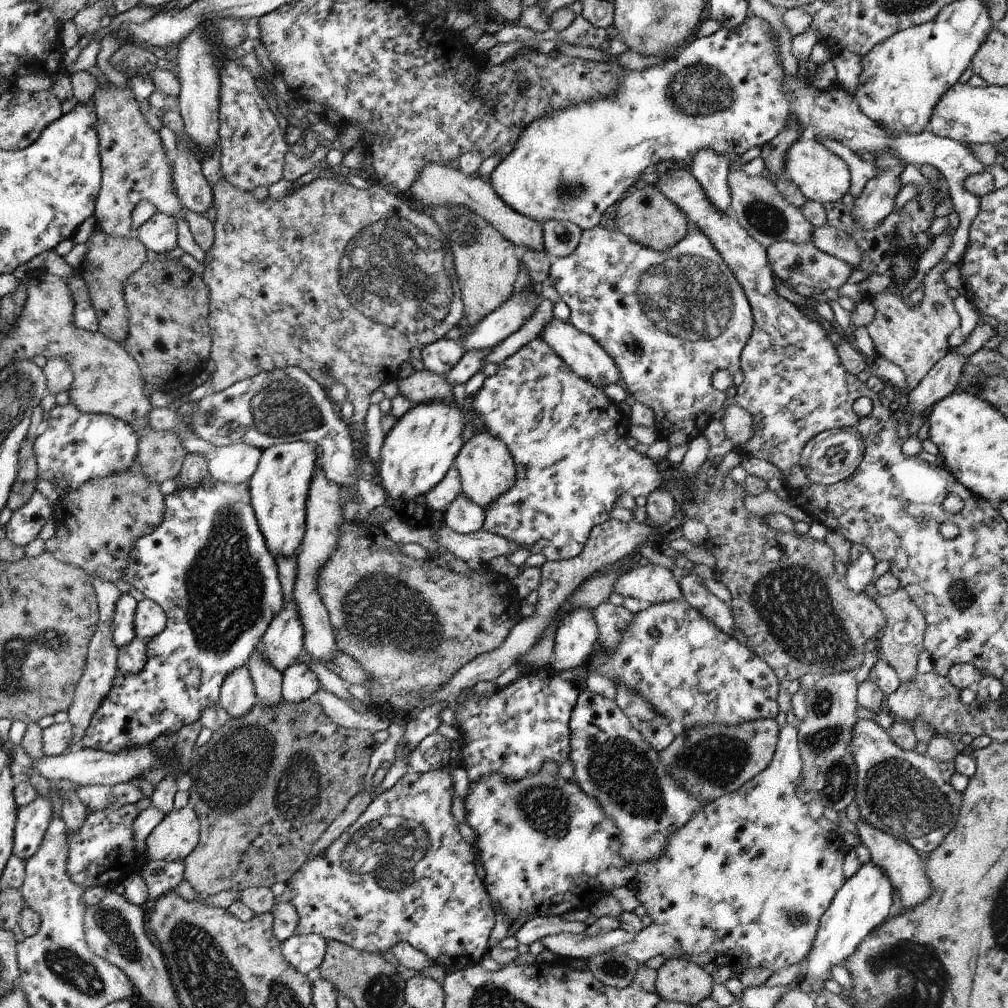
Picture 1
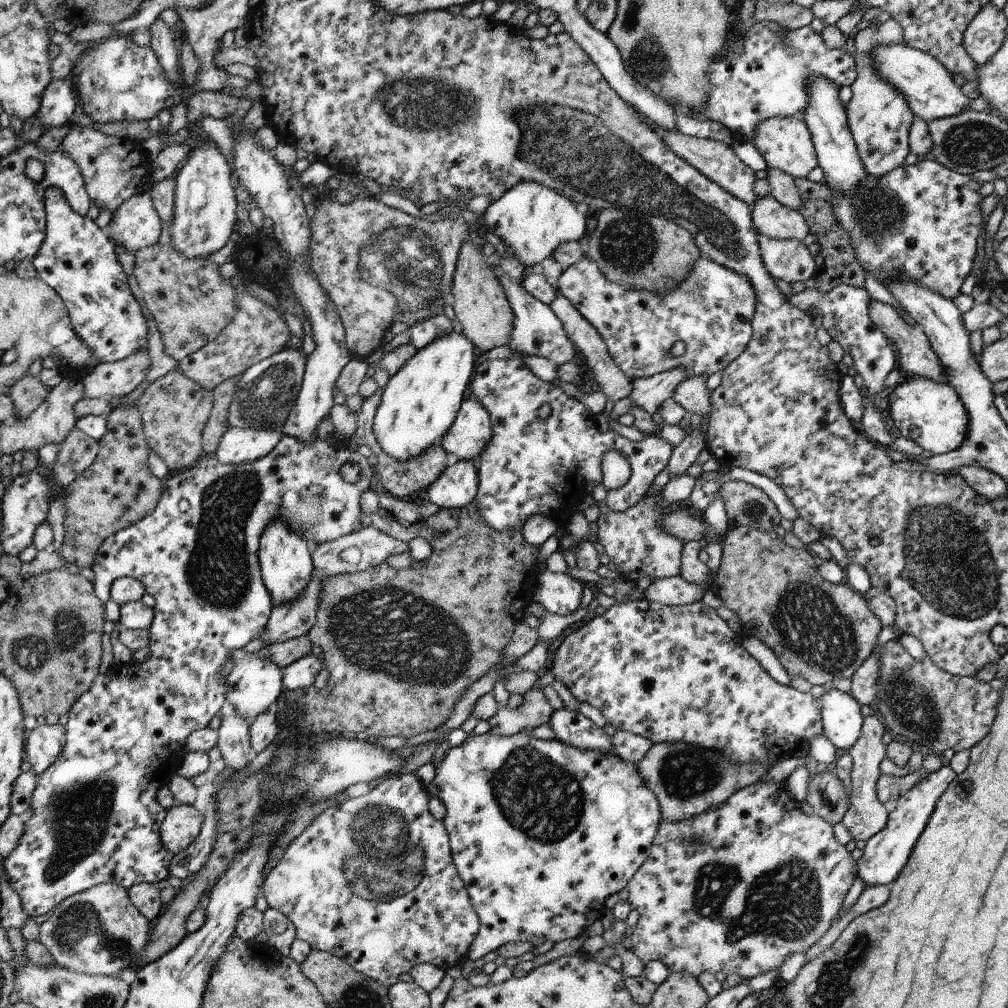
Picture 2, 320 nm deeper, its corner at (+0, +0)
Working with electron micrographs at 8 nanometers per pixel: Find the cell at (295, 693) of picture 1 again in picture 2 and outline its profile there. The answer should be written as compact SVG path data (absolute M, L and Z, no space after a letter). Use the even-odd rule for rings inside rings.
M308 653L284 668L283 686L289 691L302 690L314 684L314 679L324 667L323 660Z

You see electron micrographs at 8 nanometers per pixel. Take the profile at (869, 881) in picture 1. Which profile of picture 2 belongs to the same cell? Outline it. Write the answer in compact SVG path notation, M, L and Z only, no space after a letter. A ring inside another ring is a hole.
M944 762L944 766L928 773L908 792L901 794L895 800L889 811L886 826L861 844L863 854L857 860L857 876L863 880L865 886L890 884L896 880L897 874L904 868L918 837L926 828L936 803L954 778L956 778L956 773Z

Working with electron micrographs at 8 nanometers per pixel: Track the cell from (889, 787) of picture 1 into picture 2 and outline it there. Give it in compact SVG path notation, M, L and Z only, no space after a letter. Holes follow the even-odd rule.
M824 685L826 692L819 699L823 734L836 748L849 748L858 740L863 725L859 702L849 692Z

